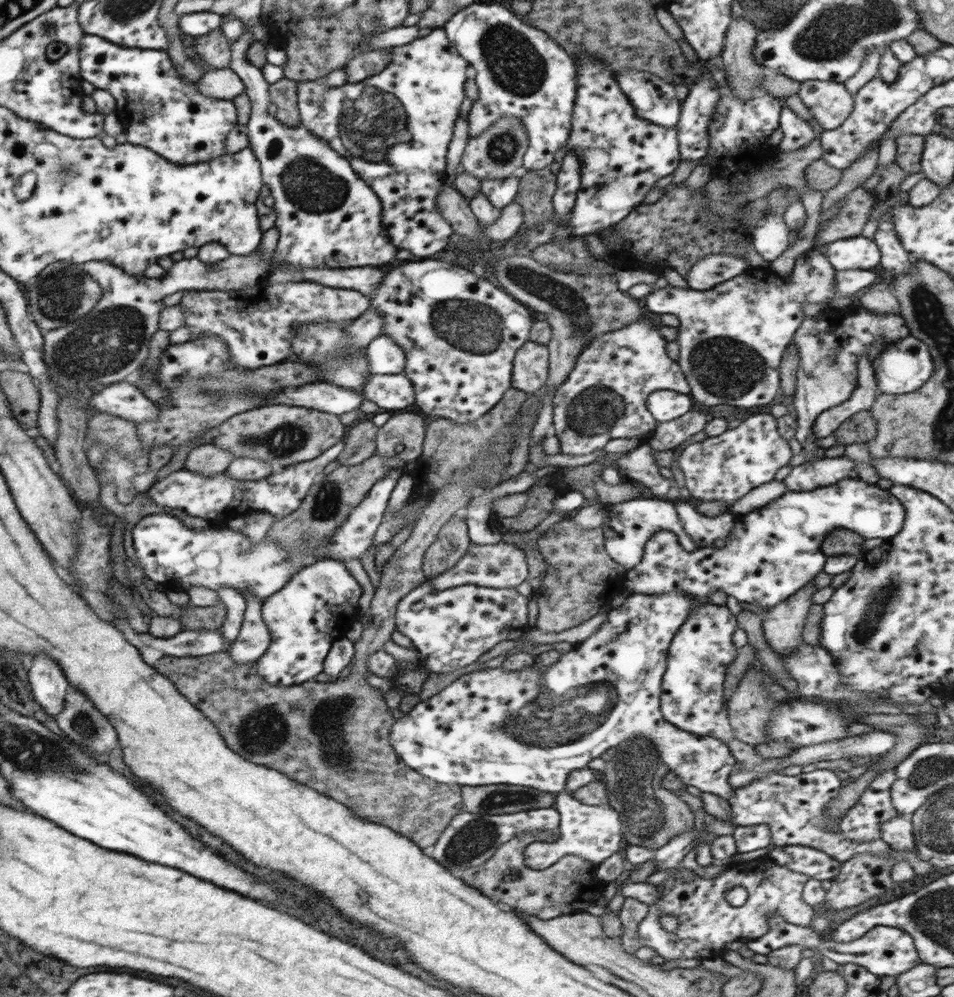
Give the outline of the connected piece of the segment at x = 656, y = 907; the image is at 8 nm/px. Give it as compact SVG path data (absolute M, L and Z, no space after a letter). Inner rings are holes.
M769 857L733 863L712 879L704 879L695 874L693 880L683 882L669 876L657 885L661 897L656 904L649 906L648 914L638 924L639 942L656 952L657 961L666 962L677 958L703 960L720 956L728 942L765 939L769 932L769 912L779 912L789 924L810 926L817 910L803 899L803 888L808 879L809 876L778 865ZM735 886L743 886L748 891L748 901L742 907L730 906L726 900L725 892ZM663 912L677 916L680 923L678 930L668 932L660 926L658 918Z

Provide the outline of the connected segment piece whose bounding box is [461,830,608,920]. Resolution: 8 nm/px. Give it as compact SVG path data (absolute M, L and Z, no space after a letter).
M558 830L526 831L506 841L484 864L467 868L461 879L471 887L478 889L495 903L523 911L524 914L537 916L541 920L551 920L556 916L573 915L586 912L586 908L595 904L608 882L595 875L596 864L579 856L566 855L544 870L534 870L525 863L524 850L532 842L557 841Z

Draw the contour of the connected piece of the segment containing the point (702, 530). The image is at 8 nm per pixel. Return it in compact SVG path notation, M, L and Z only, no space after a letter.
M677 500L674 505L682 528L697 548L712 547L714 540L727 538L738 519L732 512L715 517L706 516L698 512L697 506L689 500Z

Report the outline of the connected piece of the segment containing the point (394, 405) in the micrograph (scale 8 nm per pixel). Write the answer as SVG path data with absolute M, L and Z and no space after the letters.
M403 372L370 375L364 395L386 411L408 408L415 399L412 381Z

